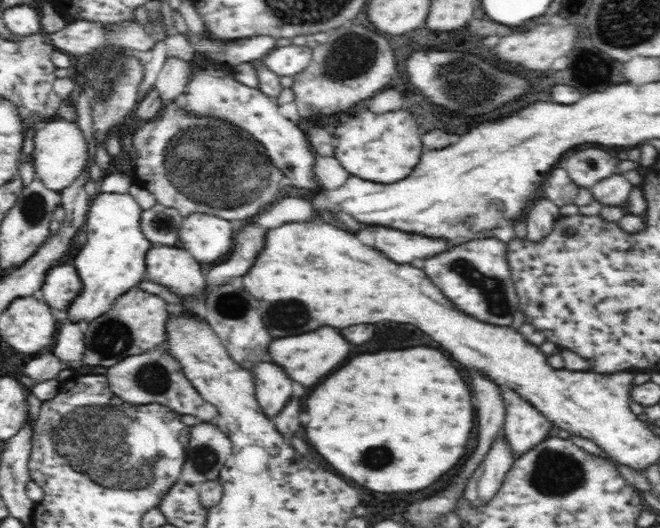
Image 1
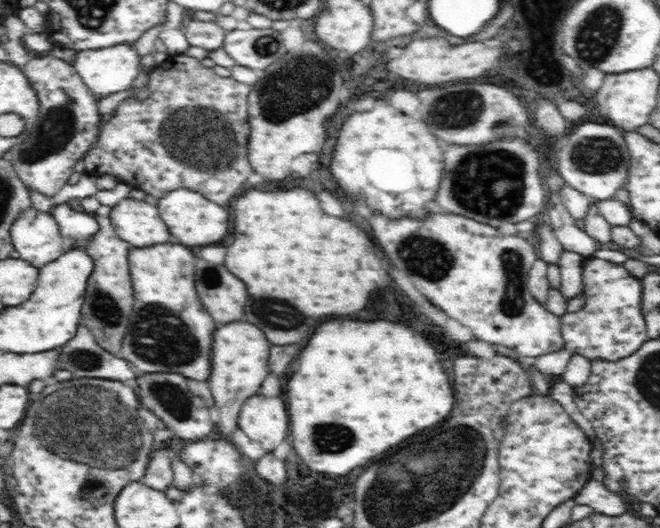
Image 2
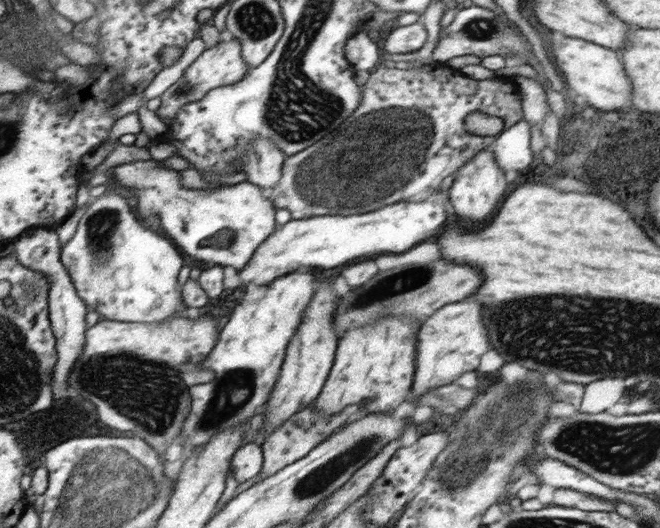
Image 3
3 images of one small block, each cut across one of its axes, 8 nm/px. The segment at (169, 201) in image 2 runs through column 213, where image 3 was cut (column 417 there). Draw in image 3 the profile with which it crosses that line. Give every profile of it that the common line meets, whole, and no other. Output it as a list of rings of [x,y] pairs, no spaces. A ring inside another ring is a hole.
[[[439,194],[437,201],[395,202],[363,214],[322,215],[319,217],[289,220],[276,227],[249,258],[248,264],[237,270],[239,290],[248,285],[261,286],[275,281],[277,277],[292,273],[293,270],[311,268],[335,268],[355,258],[367,258],[379,254],[401,254],[415,244],[423,243],[431,236],[441,232],[447,220],[445,200],[447,195]]]

